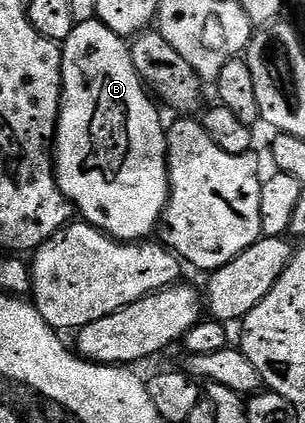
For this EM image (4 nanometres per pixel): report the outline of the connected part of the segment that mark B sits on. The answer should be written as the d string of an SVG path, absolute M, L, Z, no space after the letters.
M94 18L83 22L82 24L74 23L71 34L67 39L60 45L61 50L61 113L57 119L57 139L55 141L55 171L57 174L57 188L66 196L70 204L73 205L74 209L79 213L80 219L91 225L93 228L97 228L100 232L105 233L106 236L113 237L114 240L120 240L122 242L141 242L149 236L158 231L161 217L165 215L165 208L169 204L169 157L165 155L165 133L167 131L166 121L161 121L161 116L157 113L158 105L155 103L154 97L147 91L141 76L135 70L135 66L131 62L131 54L129 53L129 44L120 36L112 32L105 24L101 23L100 20Z

